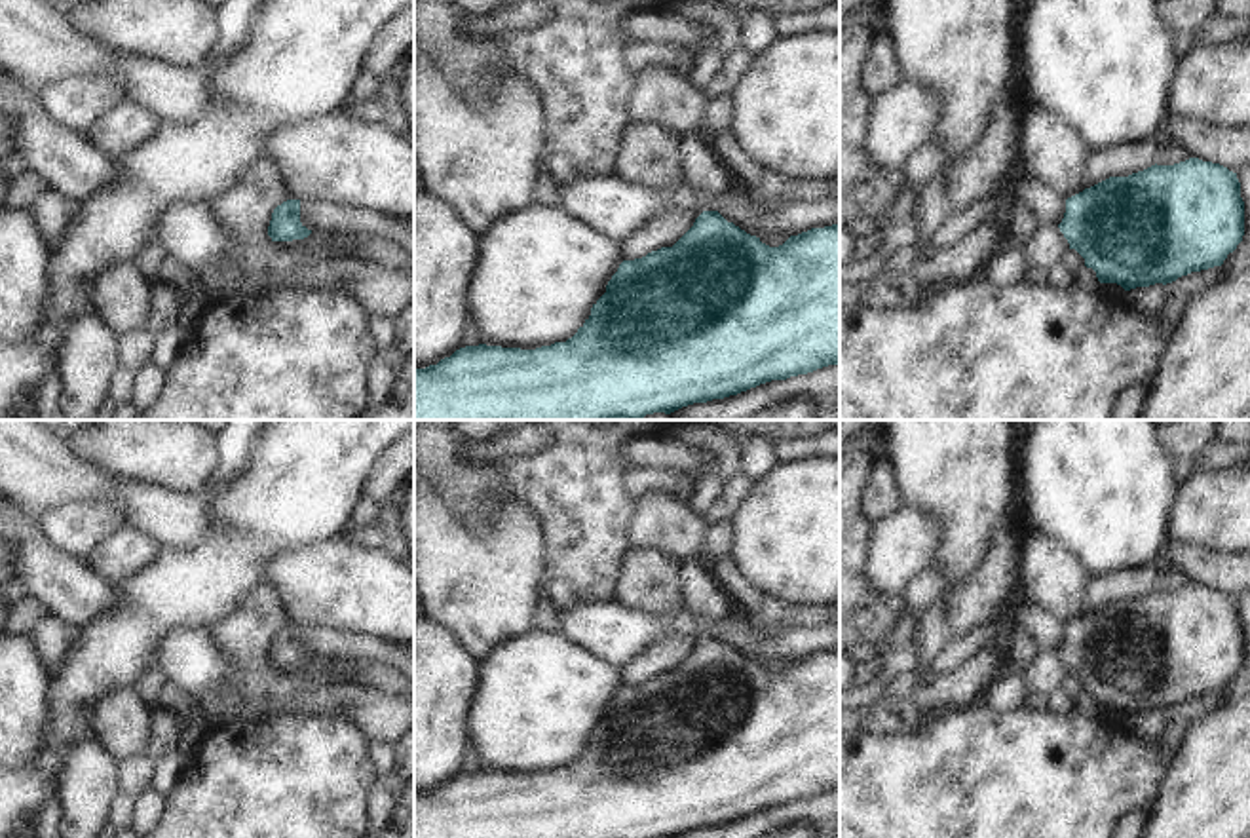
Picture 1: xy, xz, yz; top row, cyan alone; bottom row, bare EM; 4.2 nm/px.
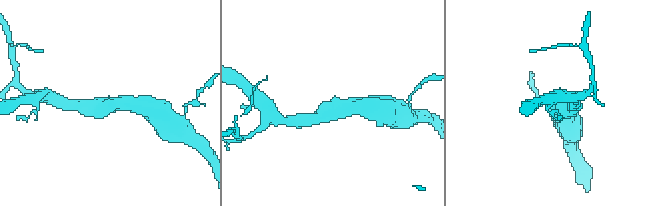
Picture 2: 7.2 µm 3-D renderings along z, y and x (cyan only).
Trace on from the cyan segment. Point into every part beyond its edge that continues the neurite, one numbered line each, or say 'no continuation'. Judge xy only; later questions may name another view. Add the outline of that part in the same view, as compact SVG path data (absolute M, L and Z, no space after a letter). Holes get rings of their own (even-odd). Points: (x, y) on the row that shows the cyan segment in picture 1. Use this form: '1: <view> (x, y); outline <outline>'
no continuation

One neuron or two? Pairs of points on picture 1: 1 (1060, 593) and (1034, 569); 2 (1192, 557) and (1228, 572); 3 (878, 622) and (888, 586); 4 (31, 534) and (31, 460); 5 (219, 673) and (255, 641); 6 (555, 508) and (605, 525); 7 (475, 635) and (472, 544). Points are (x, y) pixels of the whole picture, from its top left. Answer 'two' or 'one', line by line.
1: one
2: one
3: two
4: two
5: two
6: one
7: one

